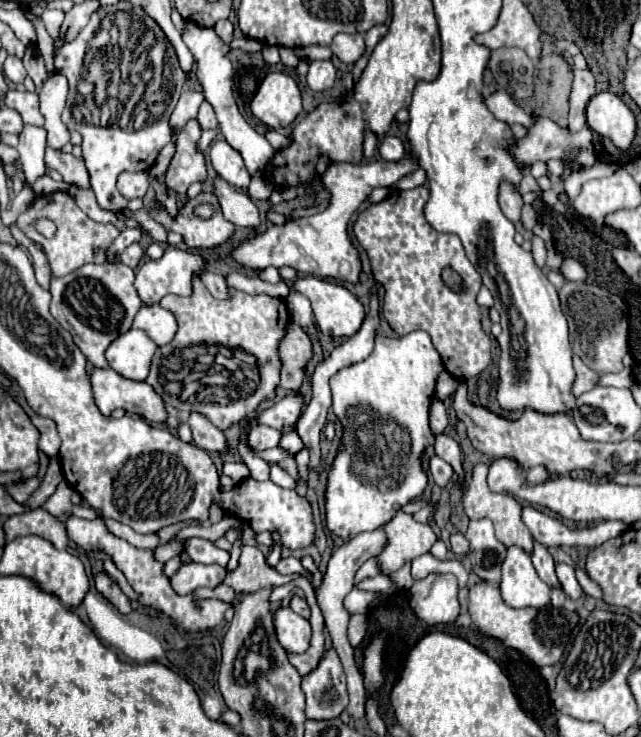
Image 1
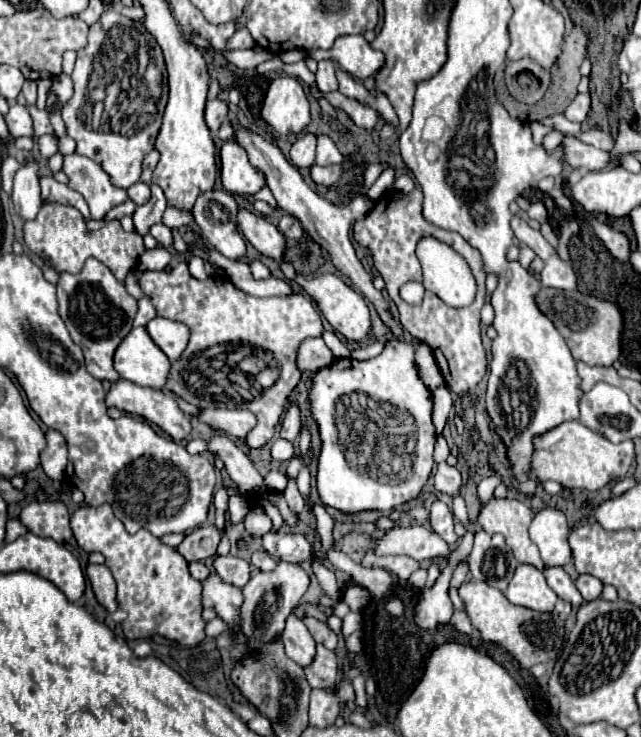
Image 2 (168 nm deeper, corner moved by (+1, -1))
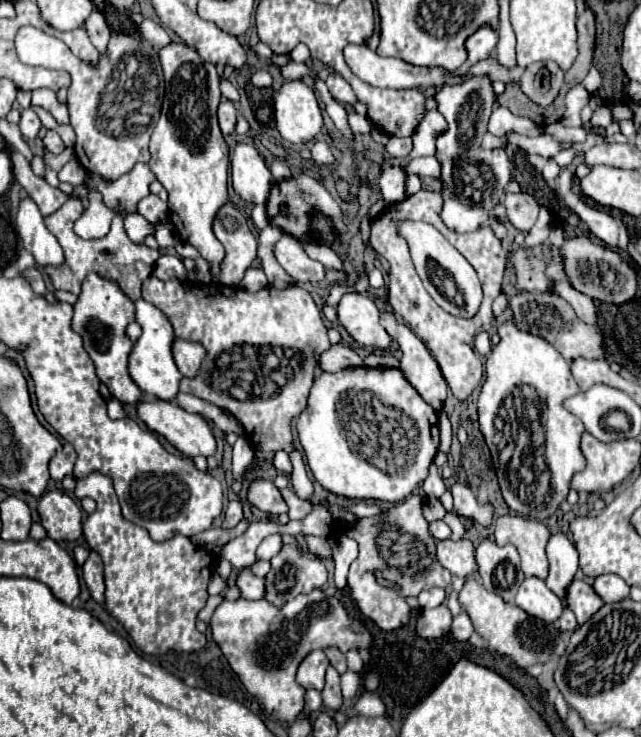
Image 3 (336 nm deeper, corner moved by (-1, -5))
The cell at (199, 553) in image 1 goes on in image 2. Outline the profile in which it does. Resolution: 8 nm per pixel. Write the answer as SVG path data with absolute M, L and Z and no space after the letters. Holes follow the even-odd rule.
M227 555L227 557L217 557L215 563L215 573L229 585L247 585L247 581L251 579L251 569L249 563L235 557L235 555Z

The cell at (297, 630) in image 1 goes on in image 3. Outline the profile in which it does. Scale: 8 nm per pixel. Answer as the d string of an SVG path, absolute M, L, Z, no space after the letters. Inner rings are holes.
M321 649L311 651L297 667L297 683L303 687L315 687L321 691L325 685L327 665L329 665L329 661Z

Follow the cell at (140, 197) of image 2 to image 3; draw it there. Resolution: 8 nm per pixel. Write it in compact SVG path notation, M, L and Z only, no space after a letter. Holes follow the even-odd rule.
M147 195L139 201L137 213L141 213L147 221L157 223L159 219L167 219L167 203L161 201L157 195Z

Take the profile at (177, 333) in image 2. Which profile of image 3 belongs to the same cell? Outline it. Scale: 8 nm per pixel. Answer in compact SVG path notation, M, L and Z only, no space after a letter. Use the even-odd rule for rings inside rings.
M181 337L173 339L173 359L185 377L195 377L203 357L205 357L205 349L199 343Z

